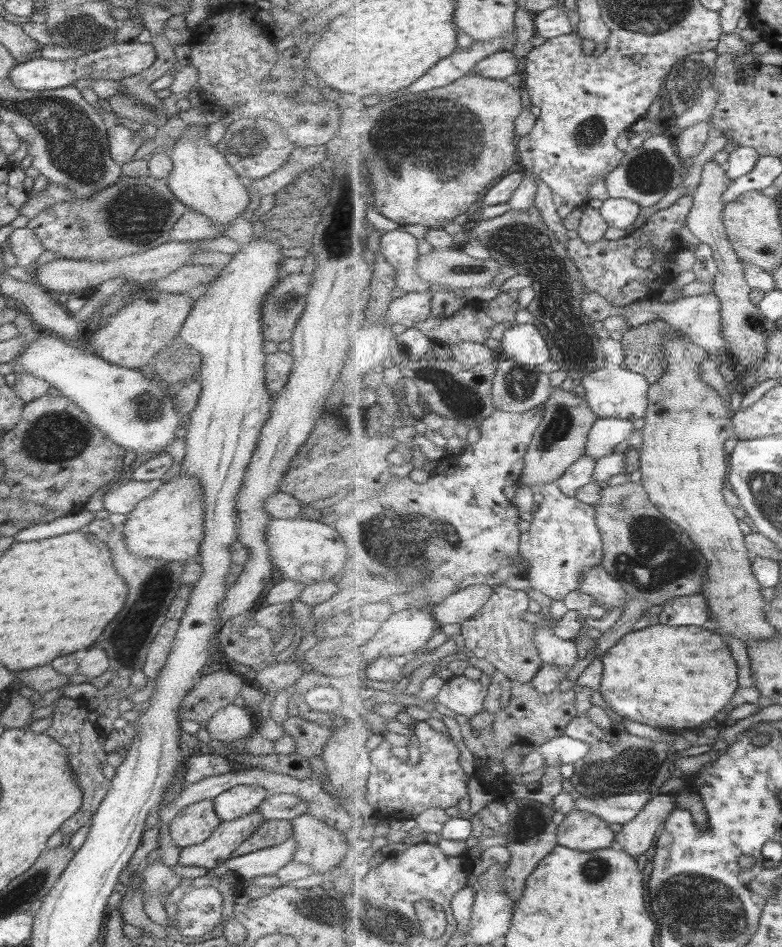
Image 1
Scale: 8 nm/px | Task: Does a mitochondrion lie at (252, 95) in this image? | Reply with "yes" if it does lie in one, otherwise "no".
no

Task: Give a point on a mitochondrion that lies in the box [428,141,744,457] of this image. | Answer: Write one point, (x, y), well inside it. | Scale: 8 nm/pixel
(523, 244)

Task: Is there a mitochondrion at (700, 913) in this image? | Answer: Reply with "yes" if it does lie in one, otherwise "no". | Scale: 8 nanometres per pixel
yes

